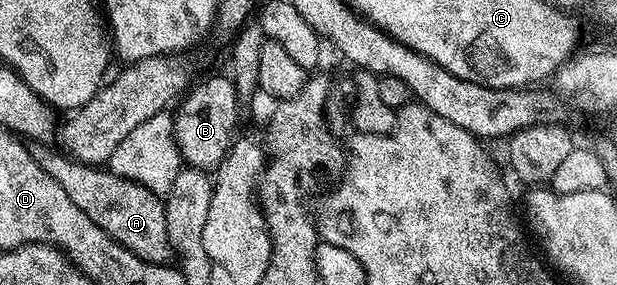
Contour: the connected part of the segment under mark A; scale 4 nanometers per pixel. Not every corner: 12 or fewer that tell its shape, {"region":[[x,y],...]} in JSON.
{"region":[[46,145],[35,161],[108,237],[171,262],[166,205]]}

